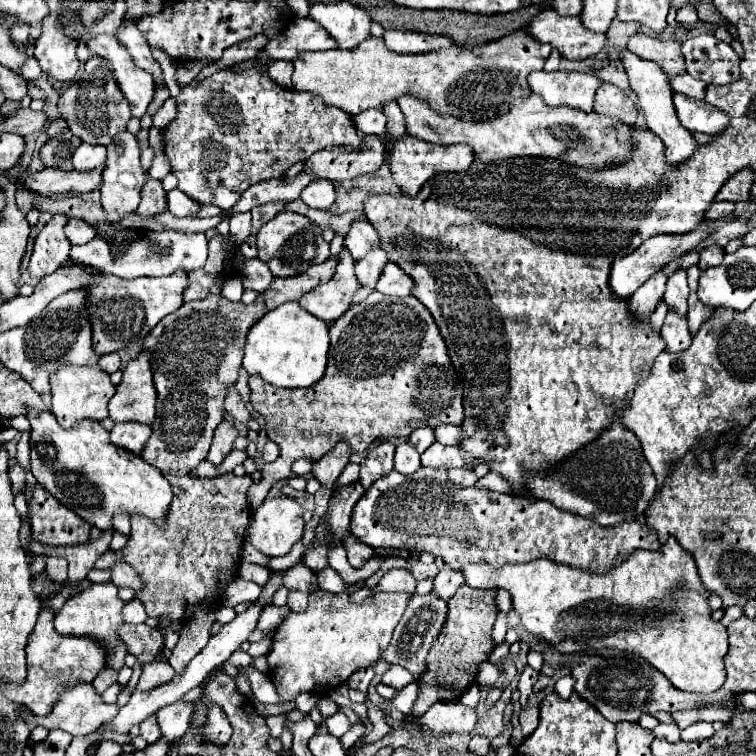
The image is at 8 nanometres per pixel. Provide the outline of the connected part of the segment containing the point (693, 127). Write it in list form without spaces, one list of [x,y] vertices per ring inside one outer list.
[[[674,93],[674,107],[678,111],[682,127],[686,127],[688,131],[720,135],[730,123],[730,117],[724,115],[720,109],[712,107],[706,101],[696,101],[680,93]]]

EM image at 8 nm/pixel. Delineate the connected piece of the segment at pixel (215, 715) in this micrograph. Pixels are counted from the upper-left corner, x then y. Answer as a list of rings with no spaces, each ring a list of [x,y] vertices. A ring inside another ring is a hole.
[[[216,705],[208,707],[208,723],[204,727],[204,735],[210,741],[216,741],[216,745],[224,745],[230,739],[230,723],[224,717],[224,711],[220,711]]]

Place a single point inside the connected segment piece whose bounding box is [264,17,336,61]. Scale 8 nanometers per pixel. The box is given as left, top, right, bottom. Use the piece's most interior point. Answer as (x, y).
(302, 34)

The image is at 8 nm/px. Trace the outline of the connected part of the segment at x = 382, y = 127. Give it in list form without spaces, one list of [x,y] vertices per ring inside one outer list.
[[[368,109],[360,115],[354,115],[352,121],[356,129],[362,131],[364,135],[386,135],[386,117],[380,111]]]

